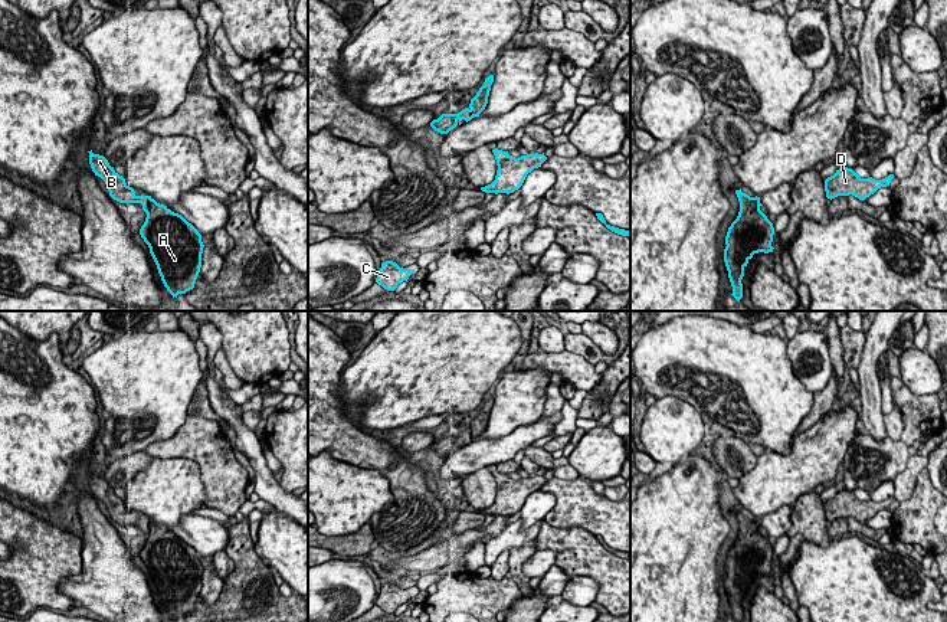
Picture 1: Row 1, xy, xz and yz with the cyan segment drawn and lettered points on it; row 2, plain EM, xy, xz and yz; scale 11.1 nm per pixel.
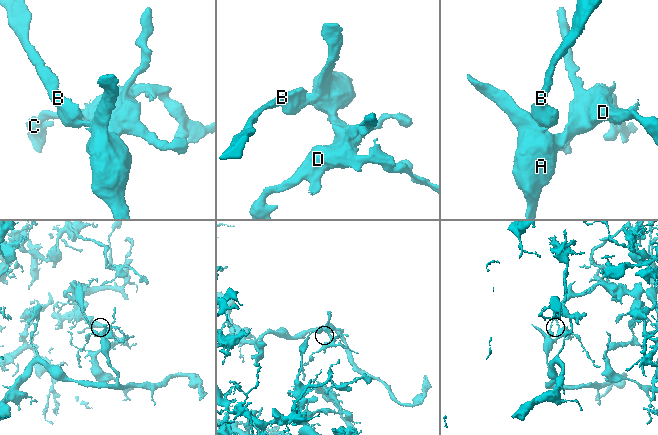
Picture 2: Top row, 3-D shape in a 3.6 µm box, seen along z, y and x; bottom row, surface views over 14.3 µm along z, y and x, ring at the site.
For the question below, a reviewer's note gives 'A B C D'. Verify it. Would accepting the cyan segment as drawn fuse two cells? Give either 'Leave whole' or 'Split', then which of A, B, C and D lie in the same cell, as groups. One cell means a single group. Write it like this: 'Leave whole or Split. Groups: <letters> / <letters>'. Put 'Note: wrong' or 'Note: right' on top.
Note: wrong
Split. Groups: A C D / B

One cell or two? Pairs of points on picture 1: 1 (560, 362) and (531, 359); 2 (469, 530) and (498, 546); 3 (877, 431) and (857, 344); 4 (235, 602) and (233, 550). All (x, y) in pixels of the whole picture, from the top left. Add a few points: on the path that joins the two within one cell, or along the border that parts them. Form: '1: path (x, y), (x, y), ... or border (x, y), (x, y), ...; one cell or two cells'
1: path (553, 362), (538, 359); one cell
2: border (507, 524), (491, 539); two cells
3: border (867, 334), (857, 369); two cells
4: path (241, 589), (241, 563); one cell

